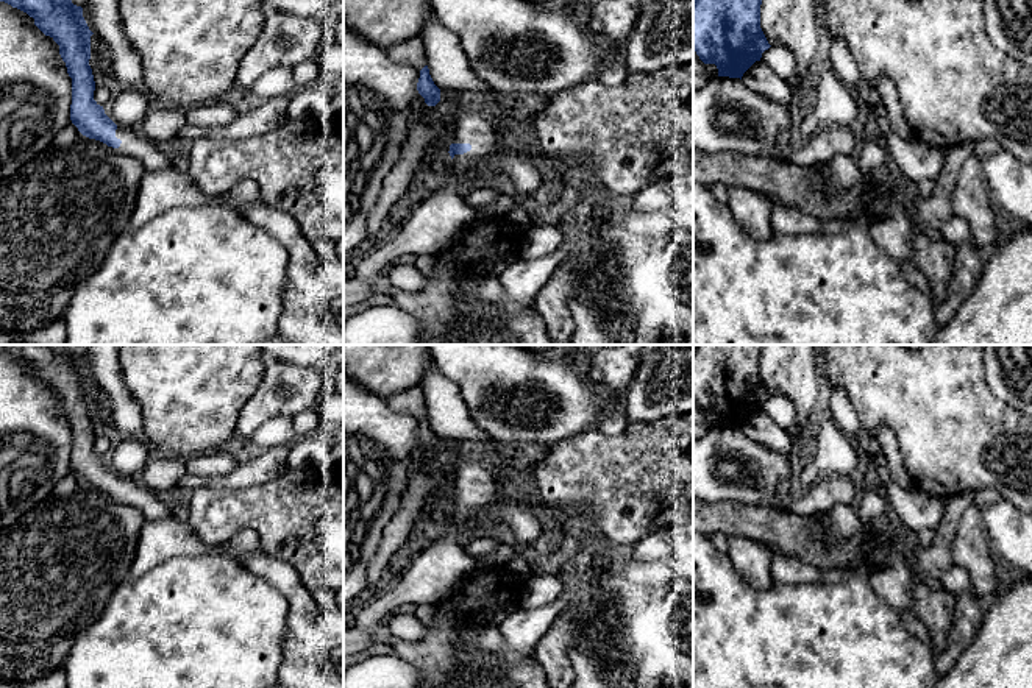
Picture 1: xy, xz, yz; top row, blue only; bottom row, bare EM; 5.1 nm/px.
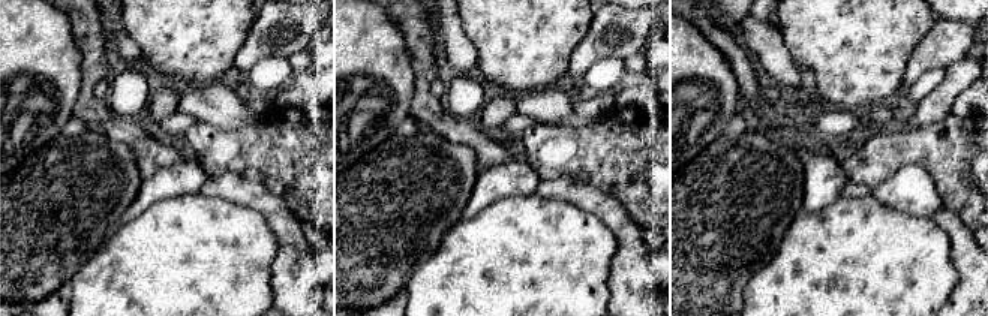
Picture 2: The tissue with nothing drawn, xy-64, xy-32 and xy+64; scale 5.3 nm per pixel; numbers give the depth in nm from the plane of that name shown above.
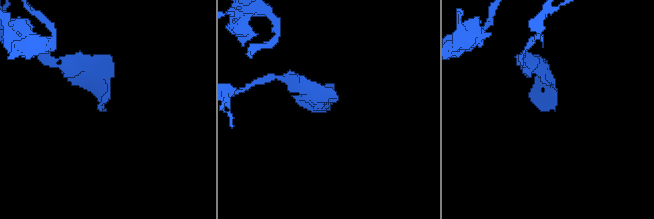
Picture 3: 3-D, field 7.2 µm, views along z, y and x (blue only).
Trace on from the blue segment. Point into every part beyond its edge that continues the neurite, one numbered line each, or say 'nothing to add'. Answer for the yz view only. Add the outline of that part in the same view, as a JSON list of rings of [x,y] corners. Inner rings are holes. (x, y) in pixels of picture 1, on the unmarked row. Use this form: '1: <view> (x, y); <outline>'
nothing to add

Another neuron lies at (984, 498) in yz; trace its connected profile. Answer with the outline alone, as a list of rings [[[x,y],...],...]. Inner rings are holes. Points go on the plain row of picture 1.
[[[982,488],[974,493],[974,504],[984,510],[990,507],[991,504],[998,502],[1001,499],[1001,493],[996,488]]]

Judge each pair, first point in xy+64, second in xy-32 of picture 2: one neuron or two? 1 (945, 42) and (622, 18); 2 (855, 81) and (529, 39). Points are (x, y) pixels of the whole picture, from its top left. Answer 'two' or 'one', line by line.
1: one
2: one

